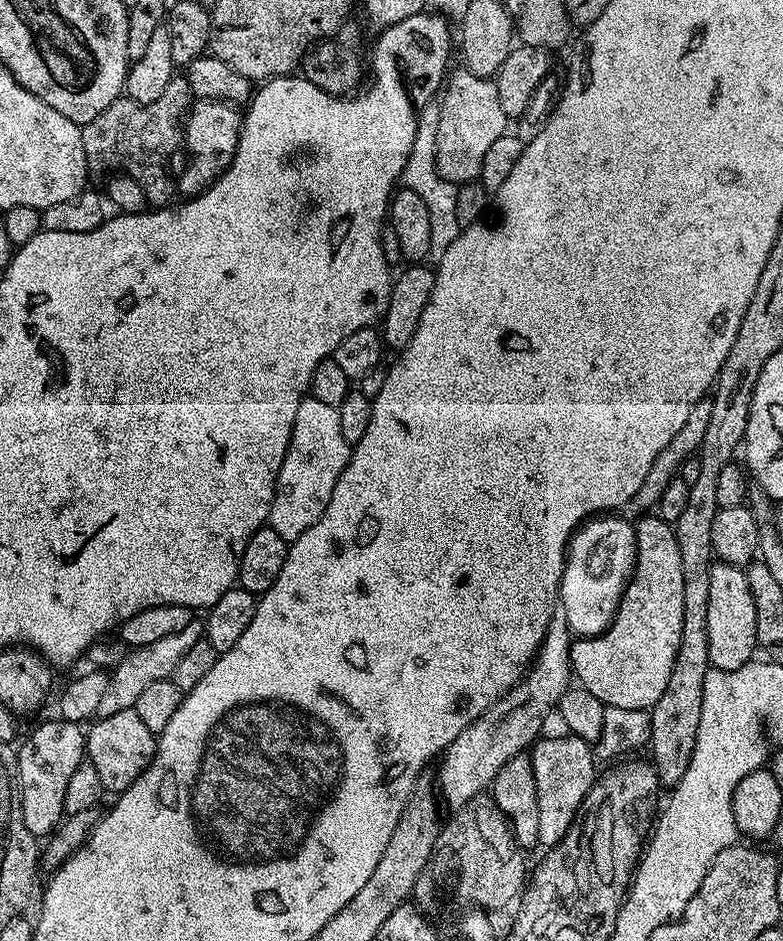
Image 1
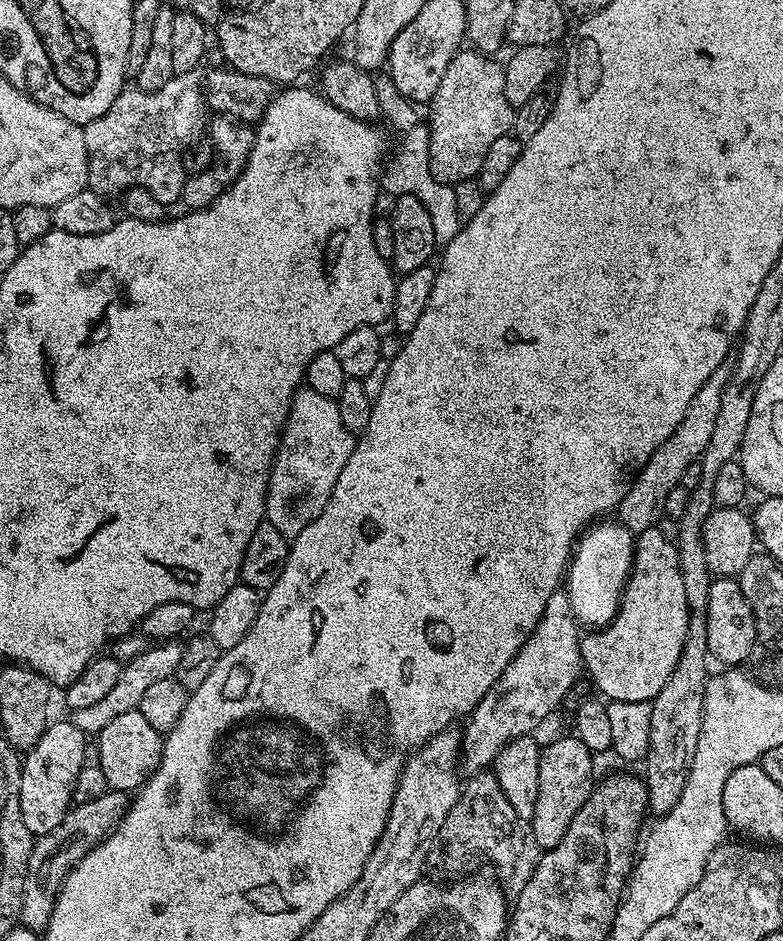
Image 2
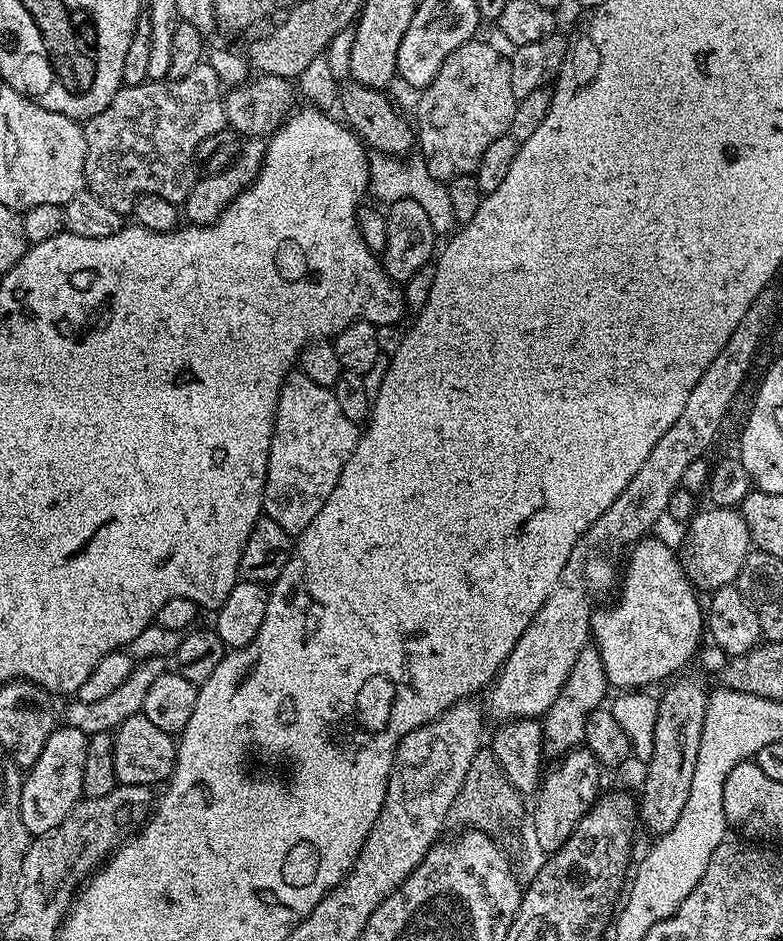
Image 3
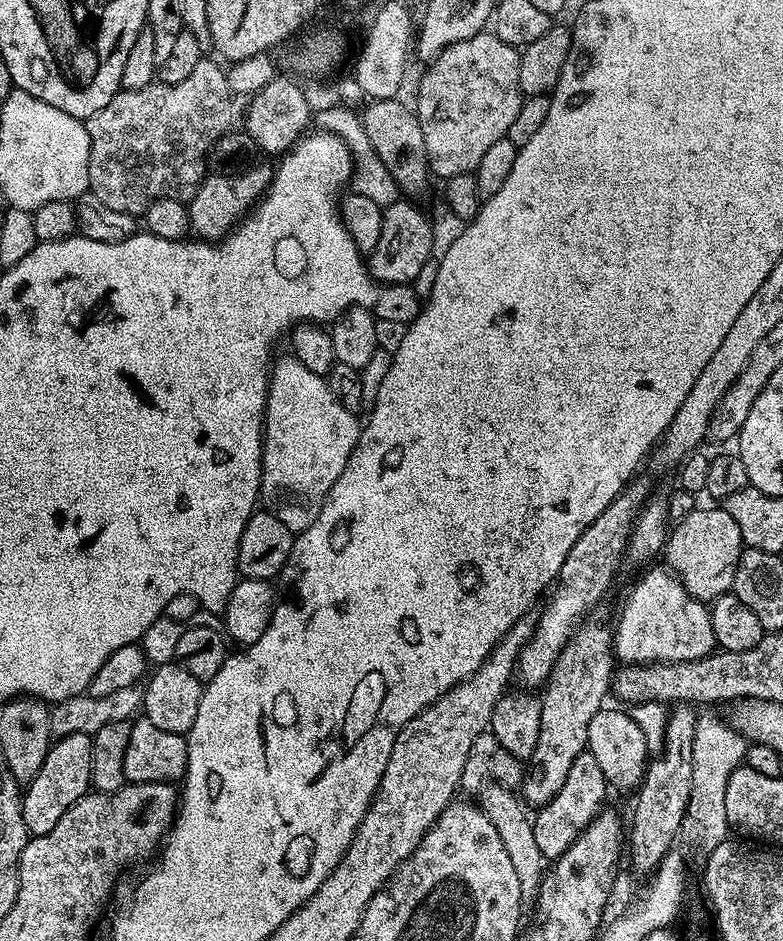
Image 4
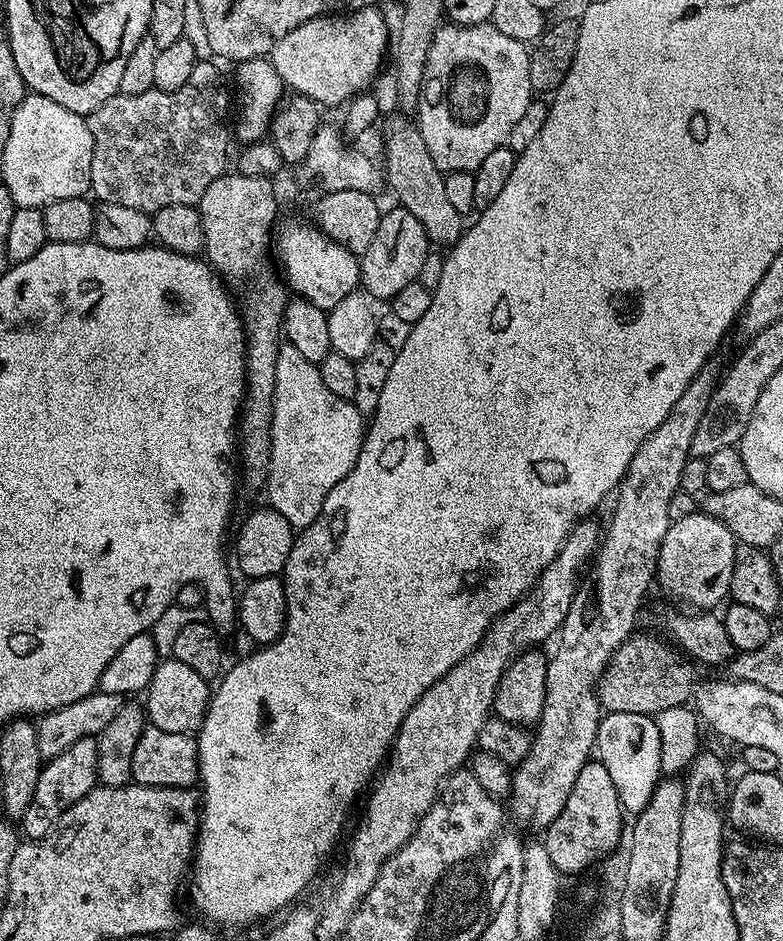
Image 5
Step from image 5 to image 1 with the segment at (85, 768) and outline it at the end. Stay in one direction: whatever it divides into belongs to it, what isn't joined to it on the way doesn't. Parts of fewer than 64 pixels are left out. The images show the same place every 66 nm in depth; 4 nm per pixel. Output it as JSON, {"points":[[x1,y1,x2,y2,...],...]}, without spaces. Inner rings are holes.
{"points":[[53,718,40,724,24,740,16,752,16,781,20,784,22,822,37,838,56,831,65,819,66,786,74,770,86,758,86,732,81,725]]}

